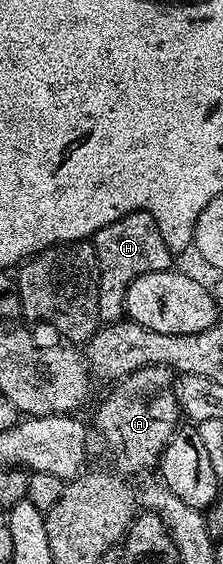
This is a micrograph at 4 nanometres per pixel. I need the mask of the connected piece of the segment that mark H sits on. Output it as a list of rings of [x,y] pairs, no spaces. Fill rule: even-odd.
[[[134,211],[102,227],[93,242],[99,262],[97,313],[104,324],[118,323],[125,315],[125,297],[131,282],[145,273],[168,270],[169,263],[163,260],[169,254],[167,241],[154,215]]]

